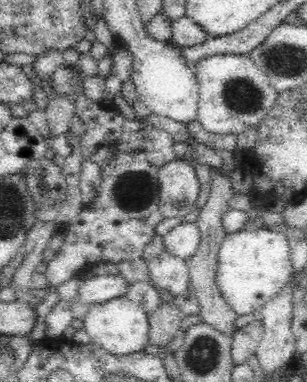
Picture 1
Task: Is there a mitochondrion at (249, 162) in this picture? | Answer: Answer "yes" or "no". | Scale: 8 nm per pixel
no

